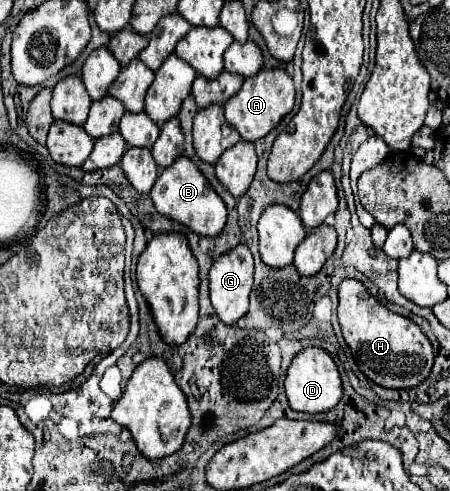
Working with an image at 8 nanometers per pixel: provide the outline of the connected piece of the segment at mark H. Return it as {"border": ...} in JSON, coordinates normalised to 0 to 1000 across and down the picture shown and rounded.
{"border":[[[762,568],[753,580],[753,662],[798,752],[838,784],[864,792],[913,792],[953,764],[962,743],[962,707],[931,662],[904,646],[869,637],[829,601],[820,601],[811,580],[793,568]]]}

